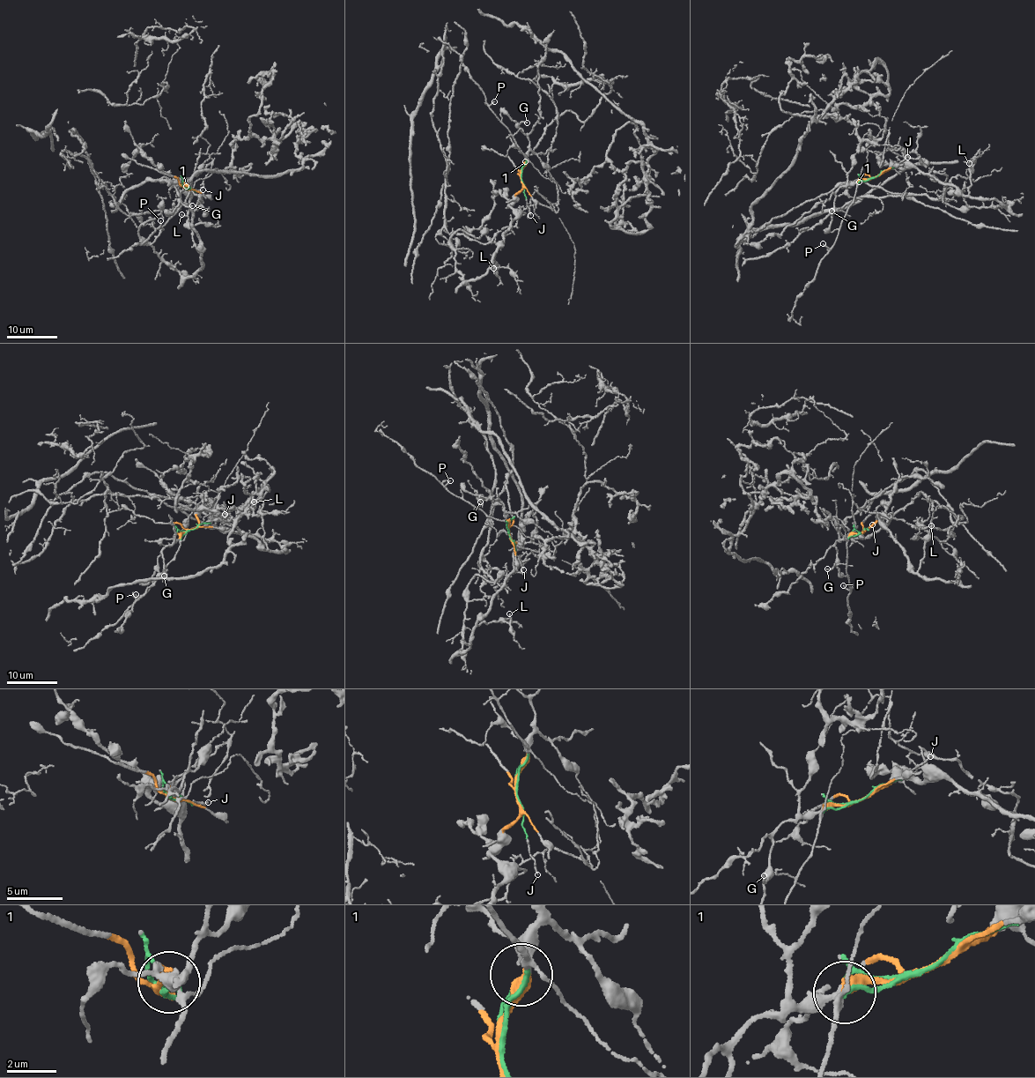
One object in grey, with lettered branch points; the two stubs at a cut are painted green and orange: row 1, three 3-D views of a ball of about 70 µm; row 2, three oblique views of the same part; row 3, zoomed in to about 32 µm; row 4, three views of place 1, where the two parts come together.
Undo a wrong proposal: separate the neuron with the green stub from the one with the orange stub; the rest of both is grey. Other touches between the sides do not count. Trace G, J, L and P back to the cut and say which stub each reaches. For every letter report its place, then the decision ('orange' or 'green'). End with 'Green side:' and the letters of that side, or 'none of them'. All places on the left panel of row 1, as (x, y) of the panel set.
G: at (192, 205); orange
J: at (203, 189); green
L: at (181, 214); orange
P: at (160, 220); green
Green side: J, P

